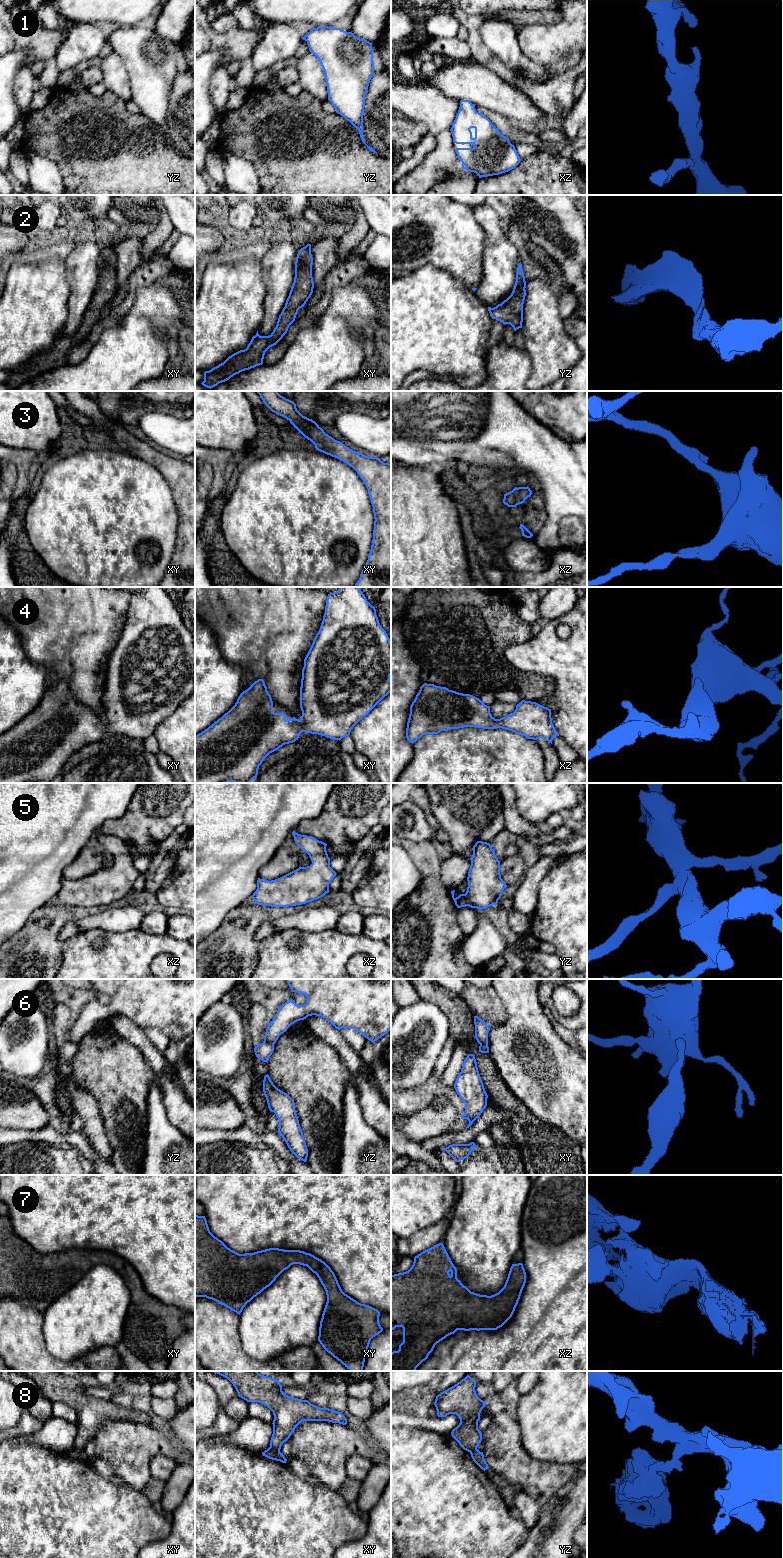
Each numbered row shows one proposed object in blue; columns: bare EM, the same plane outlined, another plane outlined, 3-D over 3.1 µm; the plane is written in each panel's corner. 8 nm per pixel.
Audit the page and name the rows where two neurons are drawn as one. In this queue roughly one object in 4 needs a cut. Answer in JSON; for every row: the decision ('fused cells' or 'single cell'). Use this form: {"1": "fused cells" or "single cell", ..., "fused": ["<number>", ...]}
{"1": "single cell", "2": "single cell", "3": "single cell", "4": "single cell", "5": "single cell", "6": "fused cells", "7": "single cell", "8": "fused cells", "fused": ["6", "8"]}

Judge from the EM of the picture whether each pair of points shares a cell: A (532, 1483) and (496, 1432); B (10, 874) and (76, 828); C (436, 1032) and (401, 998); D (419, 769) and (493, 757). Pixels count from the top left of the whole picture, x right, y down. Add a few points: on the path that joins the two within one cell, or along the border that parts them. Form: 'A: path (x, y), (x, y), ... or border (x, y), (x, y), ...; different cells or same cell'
A: path (522, 1470), (503, 1451), (502, 1445); same cell
B: path (26, 858), (56, 828), (60, 828); same cell
C: border (419, 998), (401, 1008); different cells
D: path (437, 769), (475, 769); same cell

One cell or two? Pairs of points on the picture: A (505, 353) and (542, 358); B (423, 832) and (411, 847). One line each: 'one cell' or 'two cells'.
A: two cells
B: two cells

